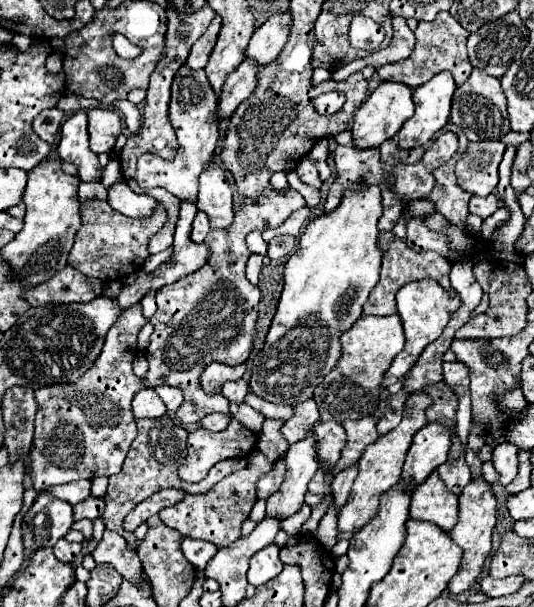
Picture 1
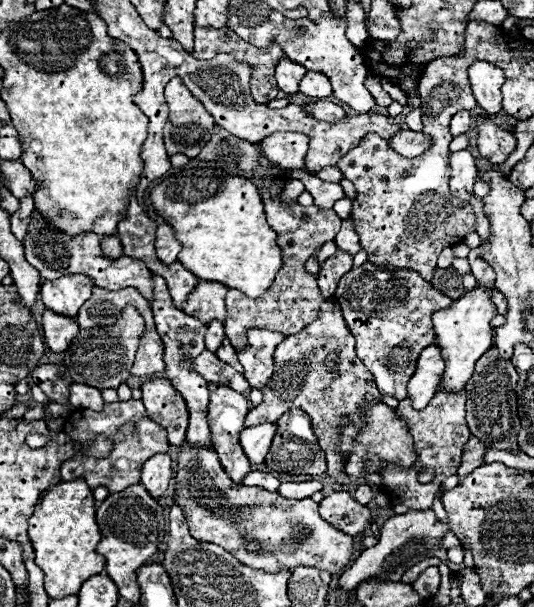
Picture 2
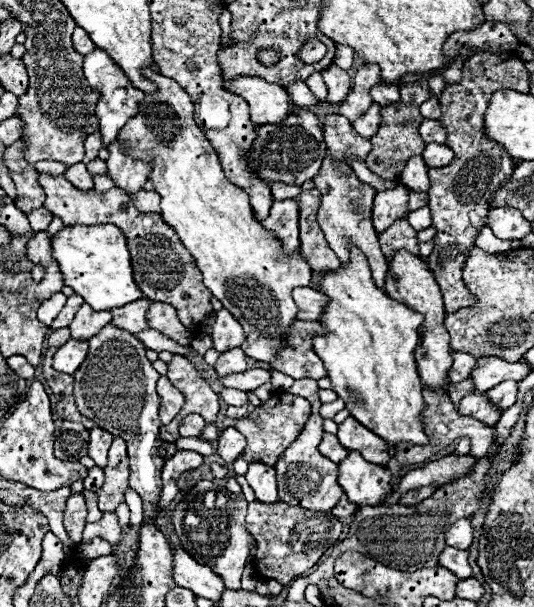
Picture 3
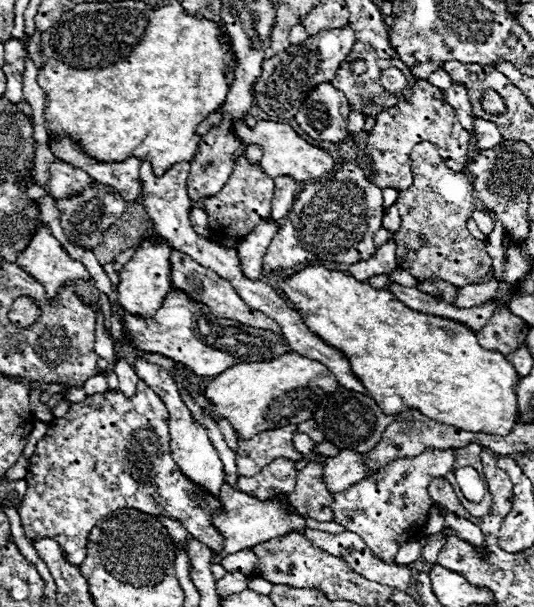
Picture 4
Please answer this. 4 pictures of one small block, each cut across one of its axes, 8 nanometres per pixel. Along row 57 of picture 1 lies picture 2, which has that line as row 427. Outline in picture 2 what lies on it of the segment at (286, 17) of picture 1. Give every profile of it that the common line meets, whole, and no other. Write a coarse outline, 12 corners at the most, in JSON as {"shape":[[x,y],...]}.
{"shape":[[276,422],[244,428],[240,444],[252,464],[264,462]]}

